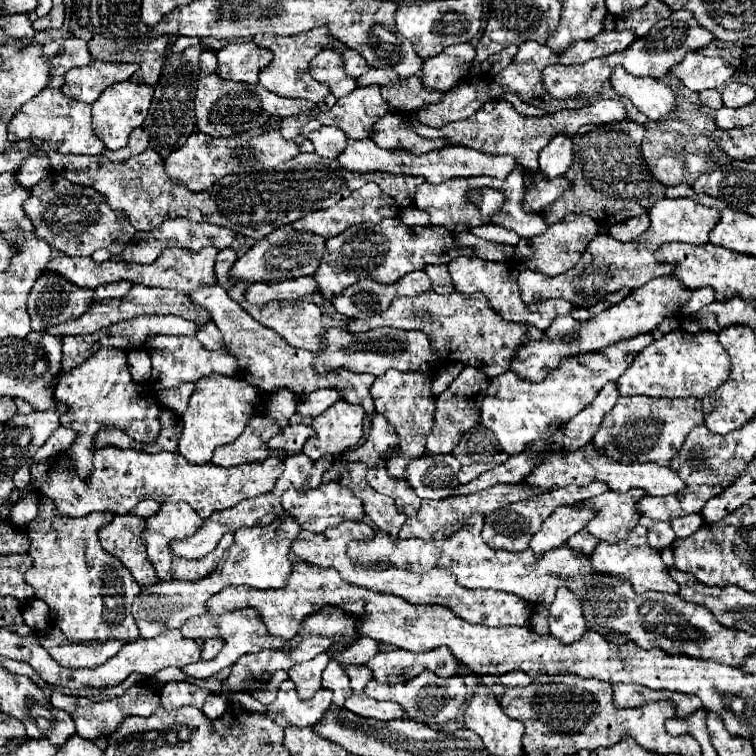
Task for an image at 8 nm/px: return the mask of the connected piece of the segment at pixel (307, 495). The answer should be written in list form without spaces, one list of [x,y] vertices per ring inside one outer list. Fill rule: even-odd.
[[[328,482],[328,484],[322,484],[320,488],[314,488],[314,490],[288,490],[282,494],[282,508],[288,516],[292,516],[304,530],[310,530],[310,532],[320,532],[324,528],[330,528],[330,526],[336,526],[344,520],[362,520],[366,514],[364,514],[364,504],[360,502],[360,498],[356,498],[352,494],[352,490],[340,486],[338,482]]]

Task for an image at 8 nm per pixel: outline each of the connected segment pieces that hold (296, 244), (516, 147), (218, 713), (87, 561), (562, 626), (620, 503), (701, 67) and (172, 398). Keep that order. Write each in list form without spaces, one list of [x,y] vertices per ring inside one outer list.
[[[282,226],[270,232],[268,236],[260,238],[250,250],[246,250],[234,262],[228,276],[232,284],[254,284],[254,282],[274,284],[298,276],[310,276],[316,272],[316,266],[320,266],[322,250],[324,250],[324,238],[316,238],[316,234],[296,232],[290,226]]]
[[[600,98],[588,106],[582,106],[578,110],[560,110],[556,114],[550,116],[542,116],[542,118],[528,118],[518,114],[510,102],[506,100],[492,100],[486,102],[478,108],[476,114],[472,114],[469,118],[452,122],[442,128],[430,128],[424,126],[422,122],[416,120],[414,110],[404,110],[398,112],[400,120],[404,120],[410,128],[418,130],[420,136],[436,140],[436,138],[446,138],[450,144],[460,144],[460,146],[468,146],[474,150],[482,150],[486,154],[508,154],[512,156],[518,164],[522,164],[526,170],[534,172],[538,170],[536,162],[538,162],[538,152],[544,148],[556,134],[564,134],[568,138],[572,138],[580,126],[584,124],[606,124],[606,122],[620,122],[626,120],[628,110],[624,106],[624,102],[620,98]]]
[[[216,696],[216,698],[208,698],[202,712],[206,714],[208,720],[220,720],[224,716],[224,712],[226,712],[226,706],[228,706],[226,696]]]
[[[40,496],[38,516],[28,524],[34,564],[24,574],[24,580],[34,586],[36,598],[50,606],[52,622],[70,642],[118,640],[128,644],[140,638],[130,612],[134,598],[140,594],[140,586],[132,578],[132,572],[98,542],[98,528],[112,518],[114,514],[108,512],[68,518],[64,514],[56,514],[56,510],[52,510],[52,502]]]
[[[564,586],[558,588],[556,598],[550,604],[550,632],[562,642],[574,642],[584,630],[588,630],[588,626],[582,616],[580,598]]]
[[[632,488],[628,492],[606,492],[588,500],[574,502],[570,506],[588,506],[590,510],[596,510],[596,516],[584,526],[590,534],[594,534],[598,540],[604,542],[618,542],[622,540],[640,518],[640,512],[634,508],[634,504],[644,496],[644,490]]]
[[[688,52],[684,60],[670,72],[680,78],[692,92],[702,92],[726,84],[734,74],[734,66],[724,58],[710,58],[700,52]]]
[[[188,382],[184,386],[176,386],[172,390],[160,390],[158,392],[158,402],[164,406],[164,408],[170,408],[170,410],[176,410],[178,414],[182,414],[188,406],[188,398],[192,396],[194,392],[194,382]]]

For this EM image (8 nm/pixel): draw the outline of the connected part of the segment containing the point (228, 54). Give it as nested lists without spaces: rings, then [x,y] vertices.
[[[254,42],[228,44],[216,52],[218,74],[224,80],[256,84],[258,74],[272,62],[272,54],[266,48],[254,46]]]

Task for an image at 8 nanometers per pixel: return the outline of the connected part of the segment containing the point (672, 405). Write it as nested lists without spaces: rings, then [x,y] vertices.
[[[620,396],[610,412],[604,414],[594,446],[608,458],[624,464],[656,462],[668,466],[668,460],[680,450],[686,434],[704,422],[700,398],[652,398]]]

